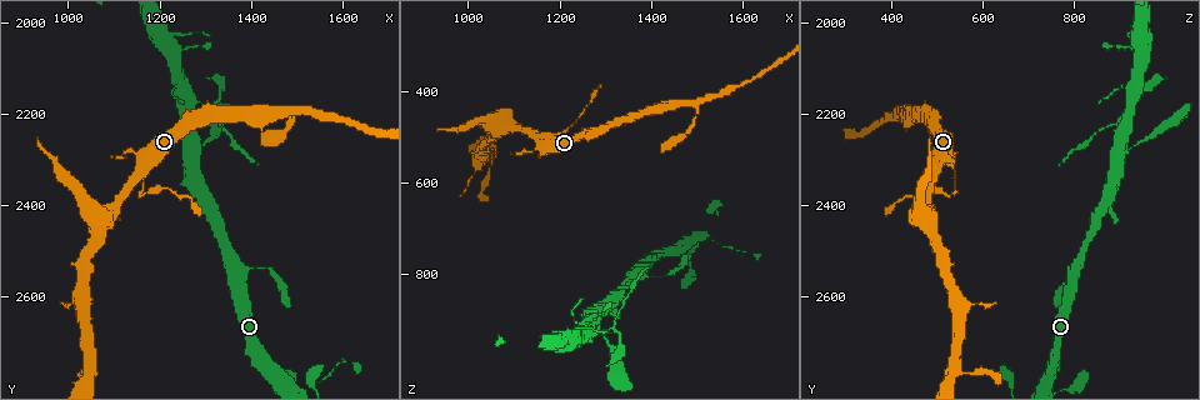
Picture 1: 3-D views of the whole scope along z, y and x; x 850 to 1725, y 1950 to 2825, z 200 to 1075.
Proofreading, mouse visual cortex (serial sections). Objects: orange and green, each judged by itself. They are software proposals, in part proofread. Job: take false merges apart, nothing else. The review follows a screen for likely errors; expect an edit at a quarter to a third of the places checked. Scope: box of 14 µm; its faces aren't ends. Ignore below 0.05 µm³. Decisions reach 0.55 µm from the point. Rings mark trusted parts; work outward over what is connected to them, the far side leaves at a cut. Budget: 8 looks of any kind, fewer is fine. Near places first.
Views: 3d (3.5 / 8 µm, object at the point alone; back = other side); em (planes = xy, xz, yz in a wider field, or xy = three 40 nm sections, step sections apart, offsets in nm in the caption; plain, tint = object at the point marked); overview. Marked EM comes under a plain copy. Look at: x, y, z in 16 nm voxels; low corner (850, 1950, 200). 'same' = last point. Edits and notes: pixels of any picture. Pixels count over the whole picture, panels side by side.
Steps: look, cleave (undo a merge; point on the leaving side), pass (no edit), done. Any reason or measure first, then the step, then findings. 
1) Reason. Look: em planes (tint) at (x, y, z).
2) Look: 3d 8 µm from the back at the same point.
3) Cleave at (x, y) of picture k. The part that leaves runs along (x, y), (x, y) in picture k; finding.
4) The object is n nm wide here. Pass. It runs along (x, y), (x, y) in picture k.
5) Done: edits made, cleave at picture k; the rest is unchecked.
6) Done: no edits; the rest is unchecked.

Thick turns thin. Look: 3d 3.5 µm at (1165, 2310, 535).

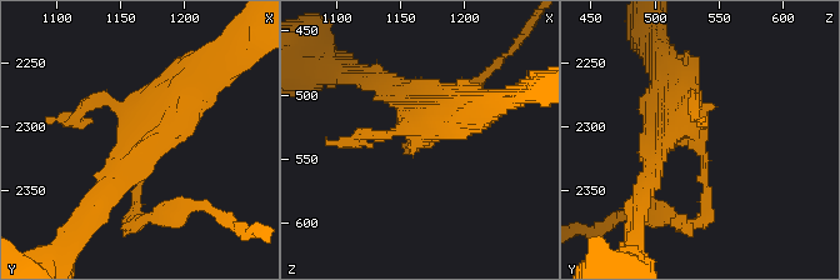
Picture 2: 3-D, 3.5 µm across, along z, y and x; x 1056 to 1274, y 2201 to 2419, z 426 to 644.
The arms are 100, 500 nm wide; now the EM. Look: em xy step 3 (tint) at the same point.

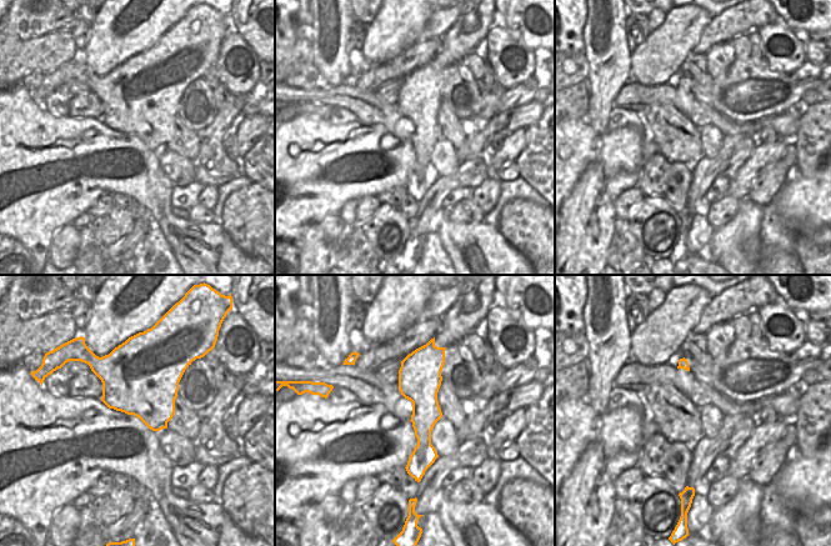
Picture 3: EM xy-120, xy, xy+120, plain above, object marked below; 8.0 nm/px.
Pass. It runs along (184, 95), (145, 123), (134, 223) in picture 2; all the same cell.

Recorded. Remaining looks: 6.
Three-way junction. Look: 3d 3.5 µm at (1275, 2285, 920).

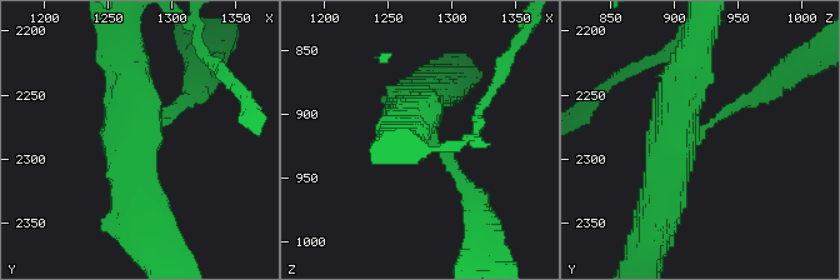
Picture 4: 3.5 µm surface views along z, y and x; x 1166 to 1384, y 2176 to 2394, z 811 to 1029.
3 arms meet here; the arms are 150, 400, 500 nm wide. Look: em xy step 2 (tint) at (1280, 2282, 914).

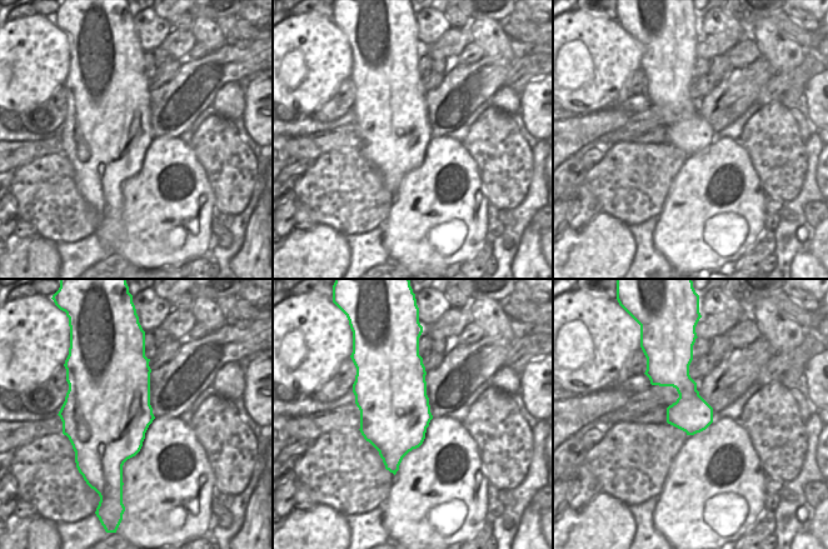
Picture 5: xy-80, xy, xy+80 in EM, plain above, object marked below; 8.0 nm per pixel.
Cut it another way. Look: em xy step 5 (tint) at the same point.

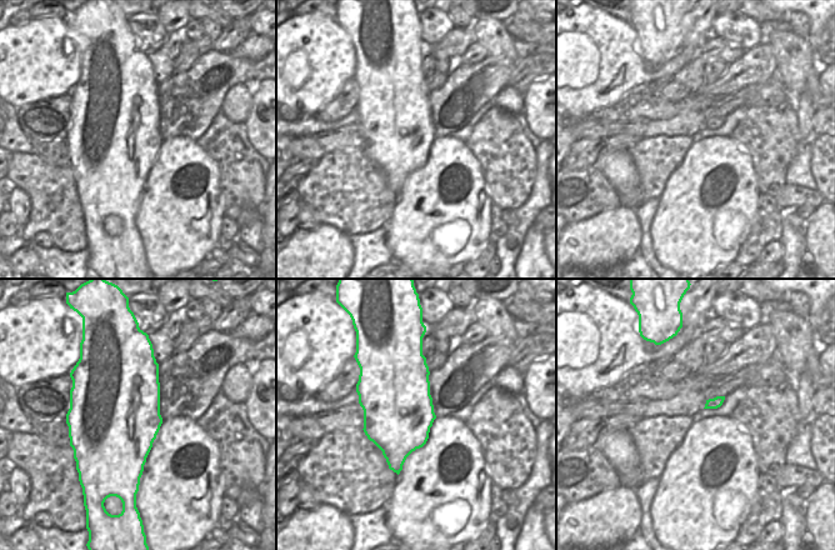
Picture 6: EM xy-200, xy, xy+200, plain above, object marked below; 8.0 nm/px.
Pass. It runs along (653, 211), (691, 54) in picture 4; continuous, no second cell.

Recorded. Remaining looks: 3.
Sharp bend. Look: 3d 3.5 µm at (1330, 2170, 920).

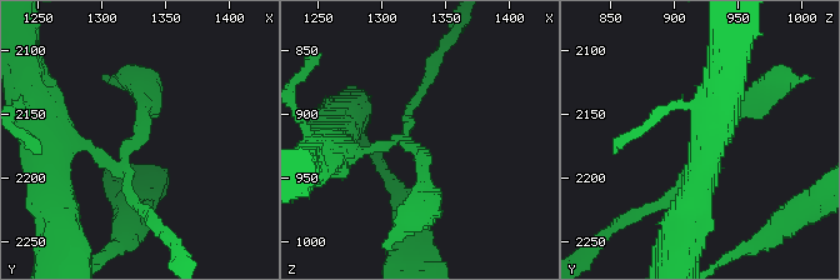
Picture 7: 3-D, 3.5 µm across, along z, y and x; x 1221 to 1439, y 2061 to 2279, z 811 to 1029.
3 arms meet here; the arms are 100, 200, 250 nm wide; now the EM. Look: em planes (tint) at (1324, 2172, 926).

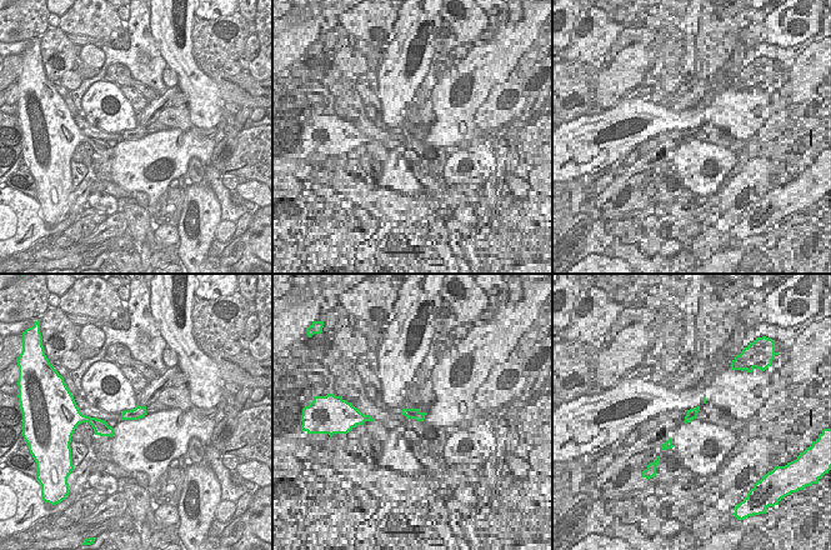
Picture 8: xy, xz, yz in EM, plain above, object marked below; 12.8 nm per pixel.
The object is 160 nm wide here. Cleave at (135, 146) of picture 7. The part that leaves runs along (375, 148), (399, 141), (421, 154), (425, 199) in picture 7; a second cell is stuck on.

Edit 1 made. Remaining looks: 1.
Done: edits made, cleave at picture 7; the rest is unchecked.

